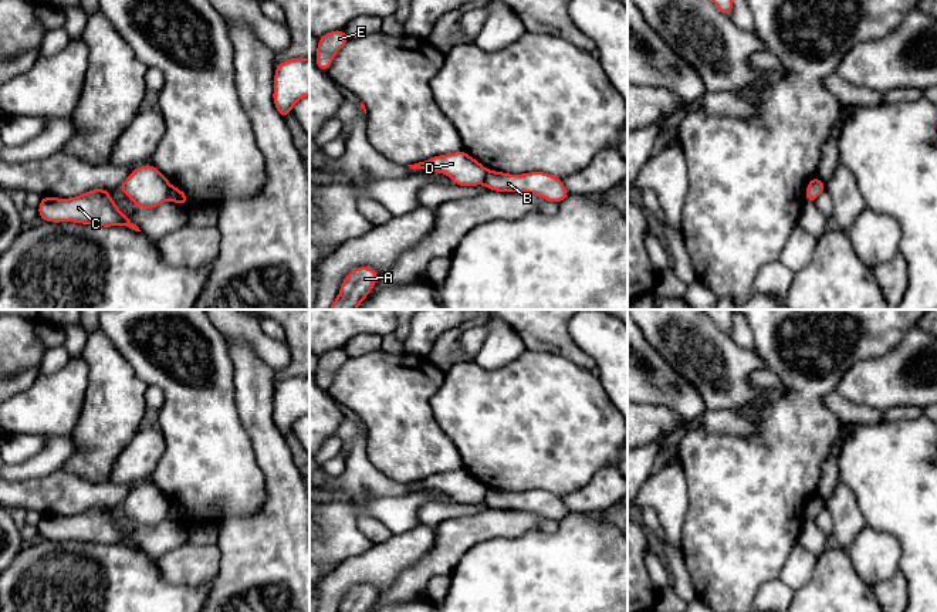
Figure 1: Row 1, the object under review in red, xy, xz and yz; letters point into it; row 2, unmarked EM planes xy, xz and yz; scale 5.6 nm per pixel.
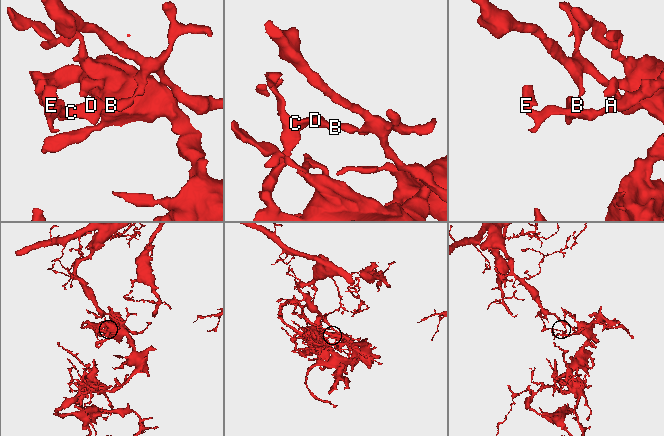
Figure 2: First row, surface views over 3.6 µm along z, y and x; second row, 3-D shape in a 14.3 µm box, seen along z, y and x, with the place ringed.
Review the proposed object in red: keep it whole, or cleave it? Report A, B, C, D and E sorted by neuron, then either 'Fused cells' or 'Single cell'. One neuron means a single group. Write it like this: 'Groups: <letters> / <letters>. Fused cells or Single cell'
Groups: A C D E / B. Fused cells

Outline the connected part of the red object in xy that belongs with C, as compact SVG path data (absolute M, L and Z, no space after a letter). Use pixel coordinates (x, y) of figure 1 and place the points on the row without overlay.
M92 507L71 517L41 515L38 524L40 538L44 540L74 540L102 545L125 544L141 550L136 542L126 535L108 513L109 507Z

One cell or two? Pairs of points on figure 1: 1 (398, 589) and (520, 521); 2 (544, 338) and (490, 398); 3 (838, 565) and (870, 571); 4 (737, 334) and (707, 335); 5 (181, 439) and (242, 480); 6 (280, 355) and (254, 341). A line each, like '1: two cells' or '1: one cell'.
1: one cell
2: two cells
3: two cells
4: two cells
5: one cell
6: one cell

